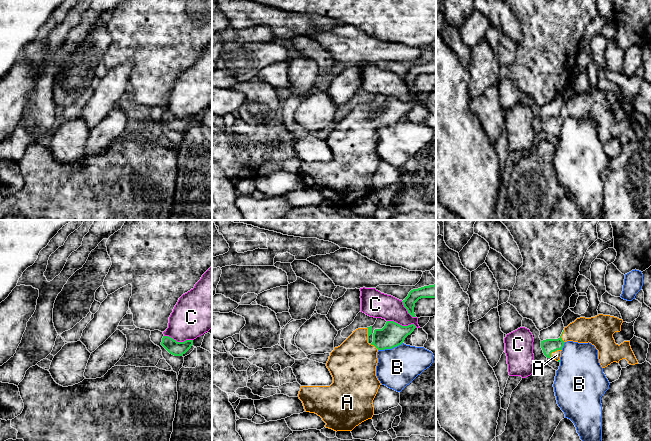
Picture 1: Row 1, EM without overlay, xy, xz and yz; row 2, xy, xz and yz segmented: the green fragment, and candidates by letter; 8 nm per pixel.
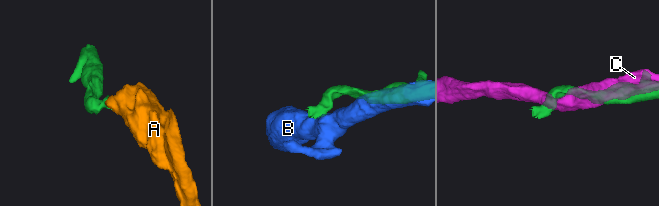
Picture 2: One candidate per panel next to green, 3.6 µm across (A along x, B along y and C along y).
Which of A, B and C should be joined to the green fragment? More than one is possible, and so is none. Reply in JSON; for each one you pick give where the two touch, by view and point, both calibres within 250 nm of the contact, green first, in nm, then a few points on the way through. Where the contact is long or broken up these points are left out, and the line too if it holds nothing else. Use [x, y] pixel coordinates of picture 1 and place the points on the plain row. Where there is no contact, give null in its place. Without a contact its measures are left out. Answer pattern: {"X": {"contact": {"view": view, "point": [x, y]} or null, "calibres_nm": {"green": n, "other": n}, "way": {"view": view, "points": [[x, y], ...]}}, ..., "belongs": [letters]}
{"A": {"contact": {"view": "yz", "point": [554, 127]}, "calibres_nm": {"green": 120, "other": 70}, "way": {"view": "yz", "points": [[548, 122], [554, 127], [556, 131]]}}, "belongs": ["A"]}

